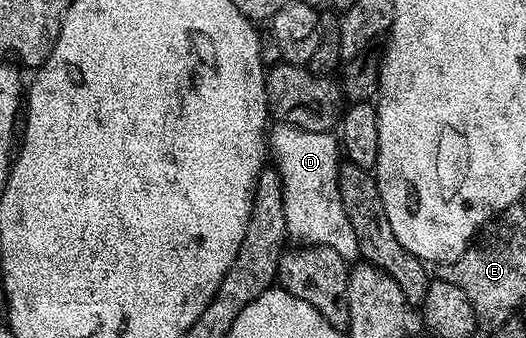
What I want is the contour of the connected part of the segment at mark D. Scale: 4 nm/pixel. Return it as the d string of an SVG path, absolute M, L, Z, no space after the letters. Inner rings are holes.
M276 123L271 126L267 139L271 160L276 160L274 168L280 174L280 184L284 187L288 233L304 240L301 241L304 243L328 245L338 251L345 261L355 262L356 252L361 252L362 246L356 239L356 232L338 191L336 180L340 174L342 157L338 152L337 138L332 133L315 133Z

